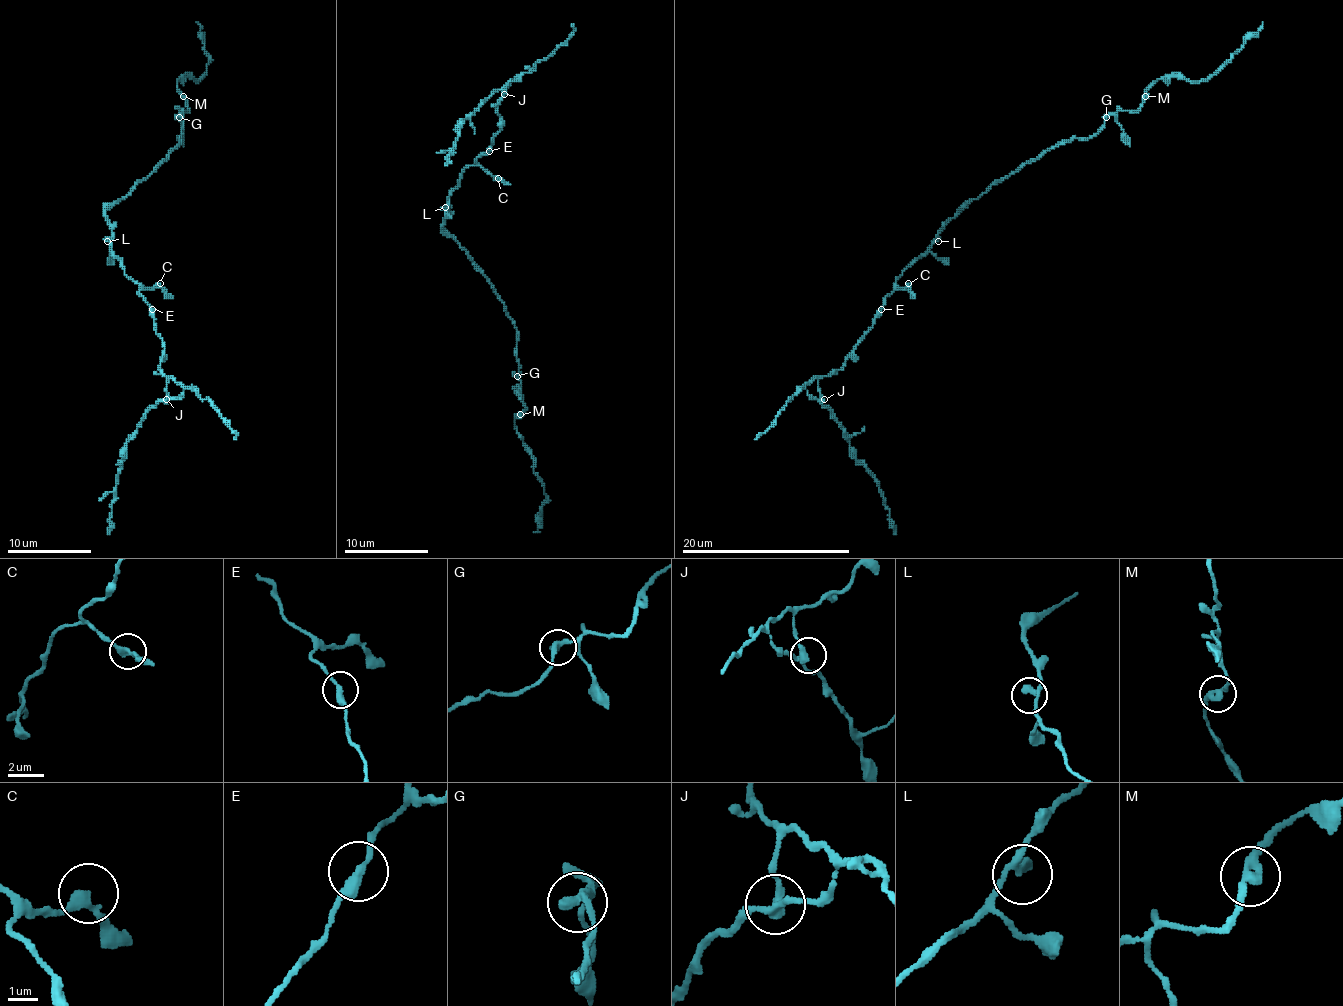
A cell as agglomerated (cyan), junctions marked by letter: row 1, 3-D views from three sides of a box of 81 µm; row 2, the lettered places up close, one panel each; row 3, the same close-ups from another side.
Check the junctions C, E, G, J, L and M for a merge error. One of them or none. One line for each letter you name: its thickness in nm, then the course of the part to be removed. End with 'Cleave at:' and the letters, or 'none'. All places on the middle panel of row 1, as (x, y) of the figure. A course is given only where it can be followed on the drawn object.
Cleave at: none

